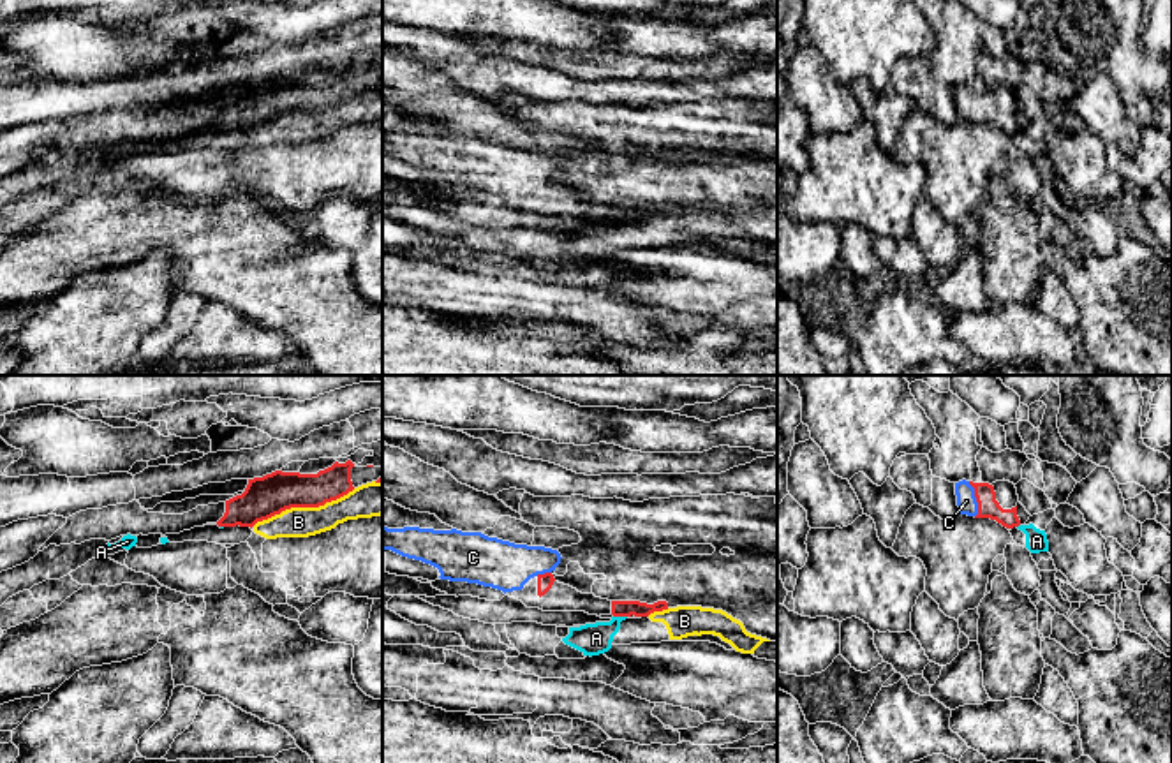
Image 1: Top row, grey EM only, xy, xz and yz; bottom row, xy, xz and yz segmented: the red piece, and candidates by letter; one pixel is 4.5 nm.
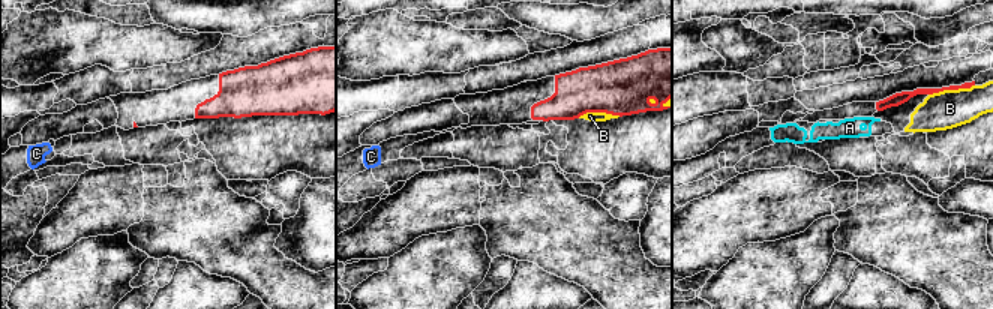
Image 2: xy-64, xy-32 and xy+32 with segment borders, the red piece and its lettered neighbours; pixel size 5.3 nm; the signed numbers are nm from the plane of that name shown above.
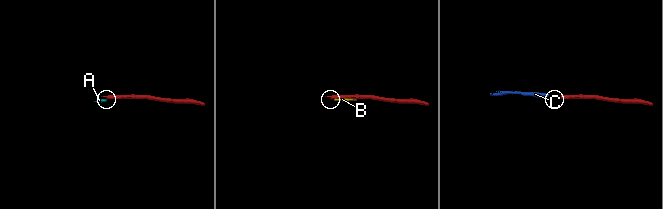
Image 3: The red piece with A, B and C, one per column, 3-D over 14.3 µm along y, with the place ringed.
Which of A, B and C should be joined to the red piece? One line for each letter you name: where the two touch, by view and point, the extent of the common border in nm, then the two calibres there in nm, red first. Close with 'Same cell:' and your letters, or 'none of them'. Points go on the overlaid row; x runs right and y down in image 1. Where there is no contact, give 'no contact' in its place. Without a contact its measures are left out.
C: contact yz (977, 499); length 170 nm; calibres 100 and 90 nm
Same cell: C

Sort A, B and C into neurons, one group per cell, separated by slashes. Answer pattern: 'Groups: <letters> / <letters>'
Groups: A B / C

